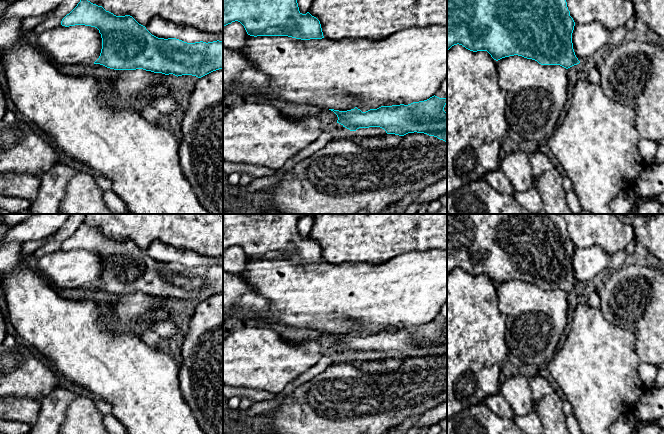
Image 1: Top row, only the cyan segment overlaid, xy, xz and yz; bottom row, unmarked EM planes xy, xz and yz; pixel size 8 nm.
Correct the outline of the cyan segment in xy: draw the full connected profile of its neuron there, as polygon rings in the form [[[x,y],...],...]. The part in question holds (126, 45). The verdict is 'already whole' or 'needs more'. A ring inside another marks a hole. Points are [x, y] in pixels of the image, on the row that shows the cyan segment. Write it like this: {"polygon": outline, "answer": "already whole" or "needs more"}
{"polygon": [[[80,0],[77,6],[61,21],[65,27],[85,25],[99,30],[102,49],[94,64],[114,70],[143,69],[154,73],[175,76],[192,75],[201,78],[223,68],[223,41],[187,43],[176,38],[158,38],[132,16],[116,16],[102,6],[88,0]]], "answer": "already whole"}

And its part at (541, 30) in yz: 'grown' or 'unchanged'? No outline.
unchanged

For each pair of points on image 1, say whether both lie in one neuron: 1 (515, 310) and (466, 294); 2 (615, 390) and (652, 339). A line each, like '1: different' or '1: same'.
1: different
2: different

